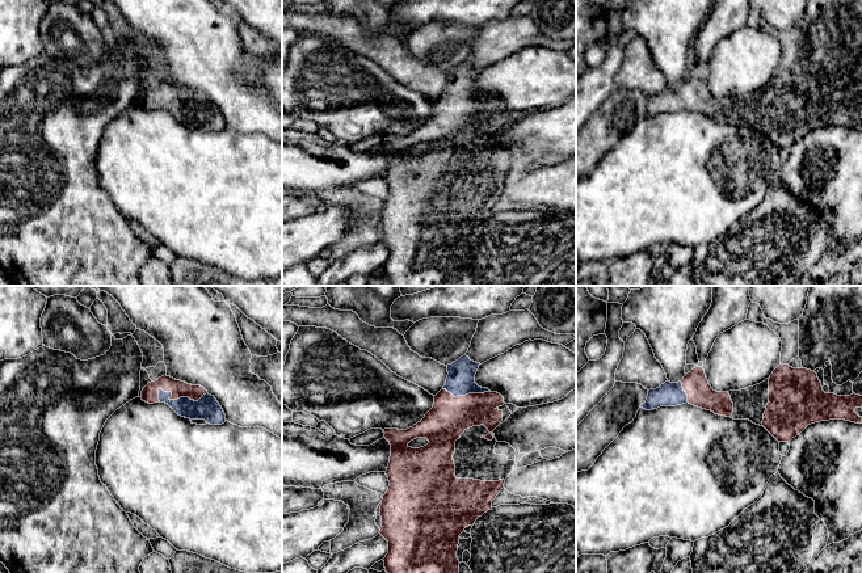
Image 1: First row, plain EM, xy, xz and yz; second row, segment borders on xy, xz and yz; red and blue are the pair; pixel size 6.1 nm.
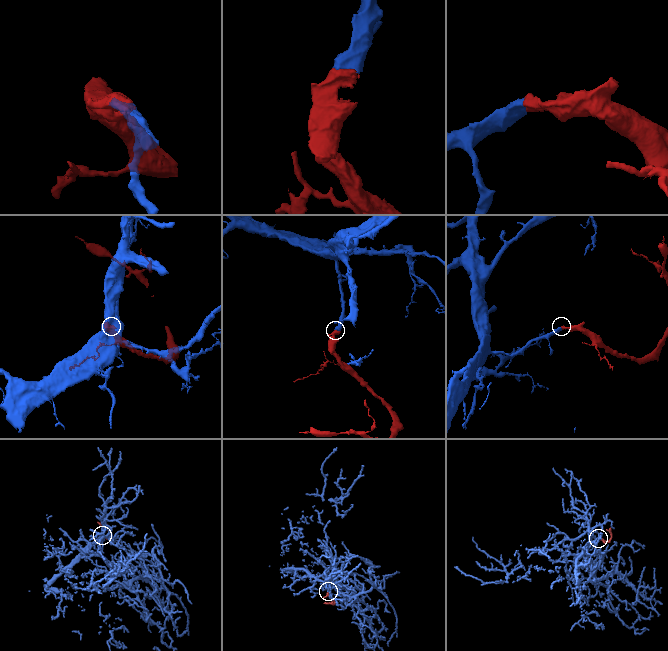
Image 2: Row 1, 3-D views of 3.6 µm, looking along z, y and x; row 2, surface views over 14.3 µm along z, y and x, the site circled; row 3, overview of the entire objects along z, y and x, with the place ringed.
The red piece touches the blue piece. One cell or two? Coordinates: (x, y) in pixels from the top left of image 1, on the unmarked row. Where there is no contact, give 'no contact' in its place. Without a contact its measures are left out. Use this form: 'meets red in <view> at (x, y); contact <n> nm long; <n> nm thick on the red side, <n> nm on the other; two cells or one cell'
meets red in xy at (175, 105); contact 300 nm long; 110 nm thick on the red side, 150 nm on the other; one cell

